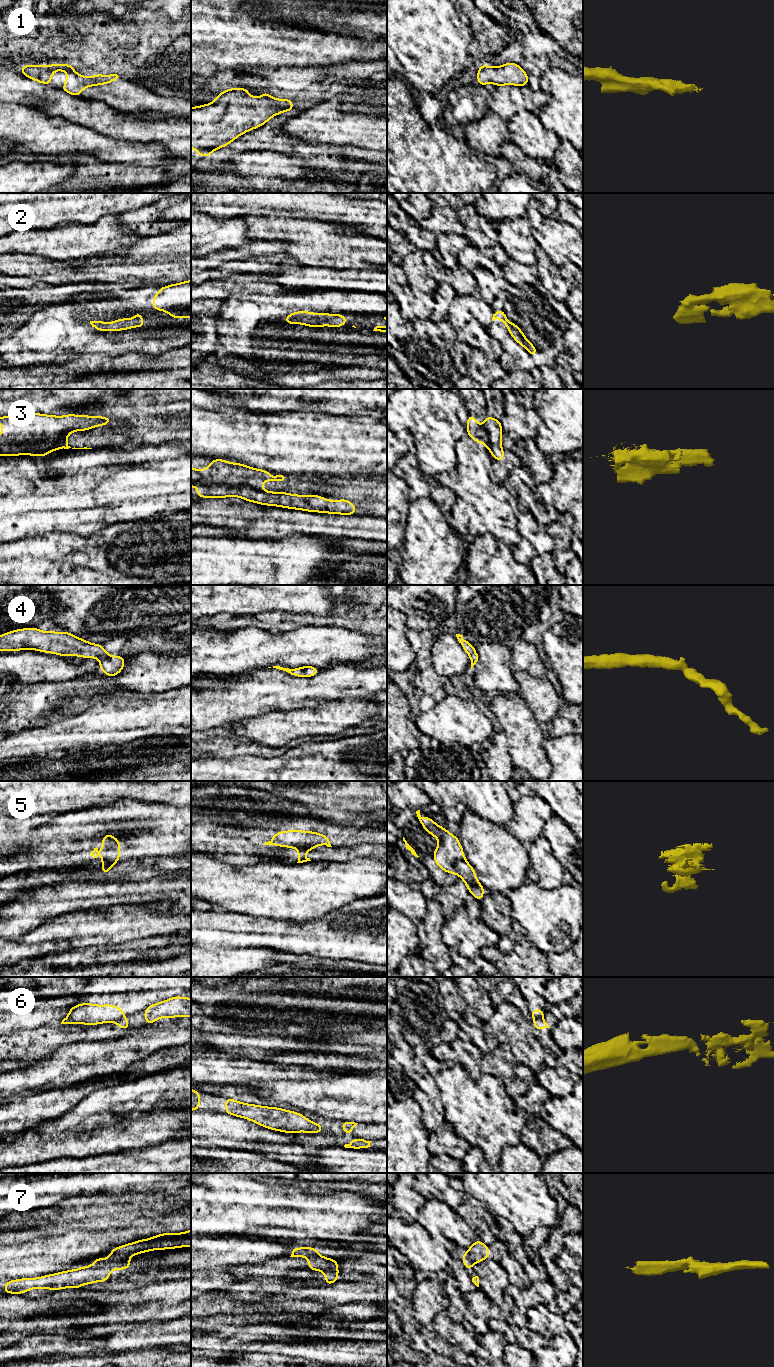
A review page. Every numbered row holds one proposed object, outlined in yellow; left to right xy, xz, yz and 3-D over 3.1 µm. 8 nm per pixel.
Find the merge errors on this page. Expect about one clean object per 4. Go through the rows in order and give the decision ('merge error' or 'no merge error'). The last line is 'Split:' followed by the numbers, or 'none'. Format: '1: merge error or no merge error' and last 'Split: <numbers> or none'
1: no merge error
2: no merge error
3: merge error
4: no merge error
5: merge error
6: merge error
7: merge error
Split: 3, 5, 6, 7

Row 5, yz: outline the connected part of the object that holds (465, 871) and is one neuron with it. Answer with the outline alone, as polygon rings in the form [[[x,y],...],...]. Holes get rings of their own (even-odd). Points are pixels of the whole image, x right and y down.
[[[466,860],[457,861],[455,866],[458,876],[465,882],[468,891],[478,901],[481,901],[484,897],[484,886],[476,878],[476,872],[473,867]]]

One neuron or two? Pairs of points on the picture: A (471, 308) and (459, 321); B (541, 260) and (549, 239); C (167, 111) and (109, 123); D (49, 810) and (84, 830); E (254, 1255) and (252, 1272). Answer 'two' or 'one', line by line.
A: one
B: two
C: two
D: two
E: two

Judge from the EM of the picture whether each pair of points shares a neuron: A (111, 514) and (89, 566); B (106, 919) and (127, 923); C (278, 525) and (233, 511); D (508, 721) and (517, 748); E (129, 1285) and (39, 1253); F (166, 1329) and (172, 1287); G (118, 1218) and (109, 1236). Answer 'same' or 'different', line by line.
A: different
B: same
C: same
D: same
E: different
F: different
G: different

